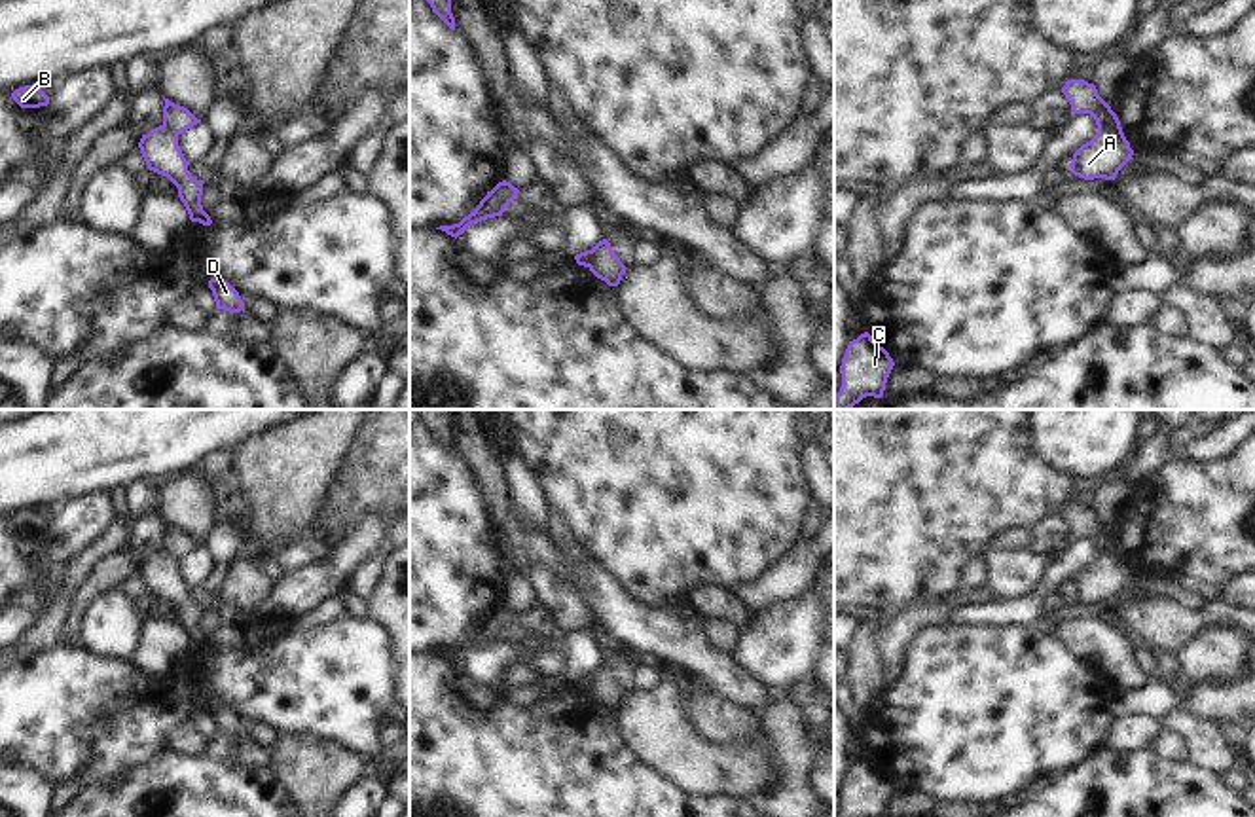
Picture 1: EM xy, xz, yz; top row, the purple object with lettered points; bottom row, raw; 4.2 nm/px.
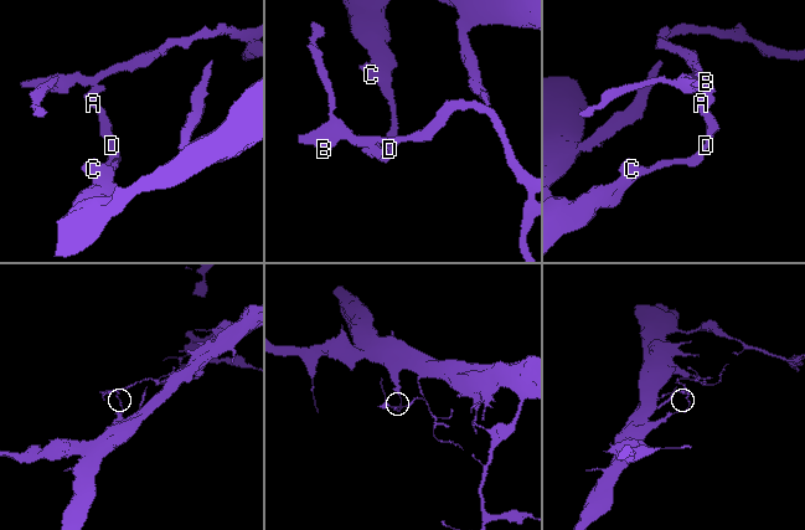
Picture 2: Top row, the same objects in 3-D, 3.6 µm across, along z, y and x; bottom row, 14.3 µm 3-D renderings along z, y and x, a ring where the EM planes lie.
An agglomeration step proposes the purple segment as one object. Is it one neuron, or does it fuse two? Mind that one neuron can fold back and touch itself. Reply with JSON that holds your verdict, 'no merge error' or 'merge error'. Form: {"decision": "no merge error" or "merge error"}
{"decision": "merge error"}

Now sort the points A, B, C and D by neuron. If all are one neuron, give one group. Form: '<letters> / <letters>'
A C D / B

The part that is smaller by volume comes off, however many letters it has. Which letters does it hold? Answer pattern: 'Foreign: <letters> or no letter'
Foreign: B

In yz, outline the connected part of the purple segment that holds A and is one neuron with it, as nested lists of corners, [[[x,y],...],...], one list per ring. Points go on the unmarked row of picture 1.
[[[1100,554],[1073,578],[1069,591],[1075,601],[1084,605],[1115,605],[1132,580],[1134,574],[1122,555]]]

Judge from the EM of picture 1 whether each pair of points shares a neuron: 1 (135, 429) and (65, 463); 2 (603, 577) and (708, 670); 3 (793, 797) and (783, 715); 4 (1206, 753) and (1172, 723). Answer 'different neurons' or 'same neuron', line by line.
1: same neuron
2: same neuron
3: same neuron
4: same neuron

